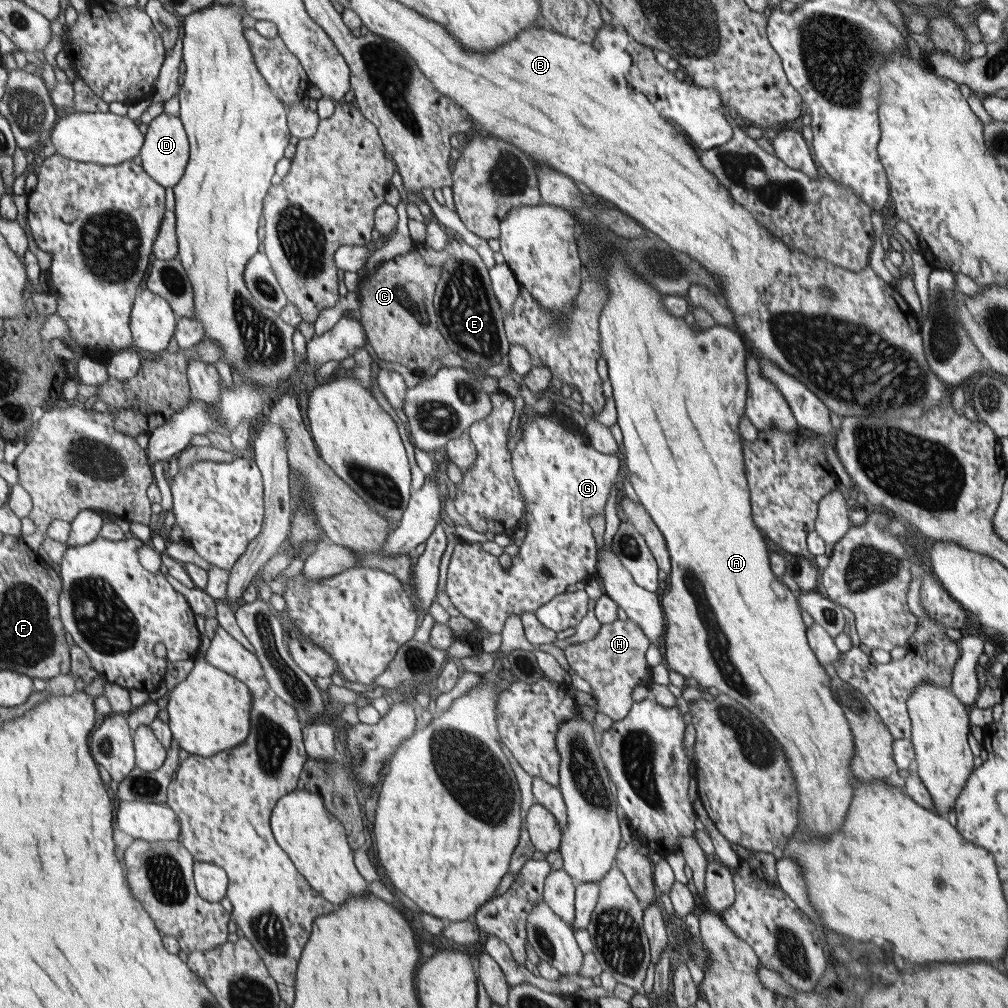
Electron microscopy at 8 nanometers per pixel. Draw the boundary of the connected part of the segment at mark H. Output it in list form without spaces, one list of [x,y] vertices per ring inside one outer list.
[[[627,618],[601,626],[593,640],[572,644],[564,650],[570,670],[584,679],[592,688],[592,696],[597,700],[598,712],[615,721],[621,721],[634,704],[632,693],[642,685],[650,685],[652,672],[646,663],[649,639],[646,634]]]

